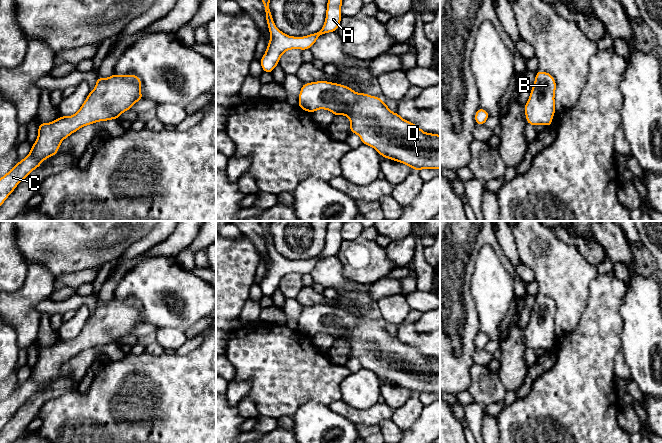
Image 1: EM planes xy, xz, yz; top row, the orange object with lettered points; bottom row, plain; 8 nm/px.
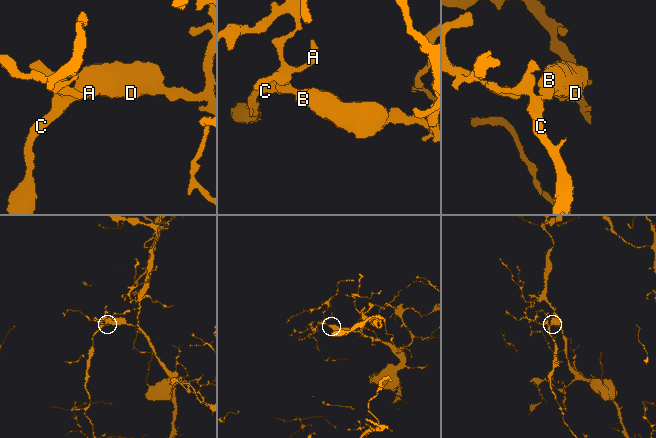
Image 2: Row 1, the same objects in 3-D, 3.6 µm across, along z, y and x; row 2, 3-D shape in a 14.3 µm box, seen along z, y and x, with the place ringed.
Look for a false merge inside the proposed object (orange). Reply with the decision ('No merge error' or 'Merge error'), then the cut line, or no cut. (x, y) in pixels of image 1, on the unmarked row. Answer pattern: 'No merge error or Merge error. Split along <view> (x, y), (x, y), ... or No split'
No merge error. No split

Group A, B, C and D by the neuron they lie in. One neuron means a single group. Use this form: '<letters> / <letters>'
A B C D

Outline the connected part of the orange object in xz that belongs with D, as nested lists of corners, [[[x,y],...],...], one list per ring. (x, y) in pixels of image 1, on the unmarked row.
[[[328,305],[303,307],[299,316],[298,331],[314,337],[325,333],[335,340],[345,339],[350,343],[350,357],[358,358],[362,368],[373,371],[382,381],[421,393],[440,393],[440,359],[425,357],[412,346],[393,337],[385,325],[377,320],[358,318],[352,312]]]

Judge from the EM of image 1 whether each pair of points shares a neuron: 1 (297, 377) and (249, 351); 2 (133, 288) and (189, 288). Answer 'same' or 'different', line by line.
1: same
2: same

